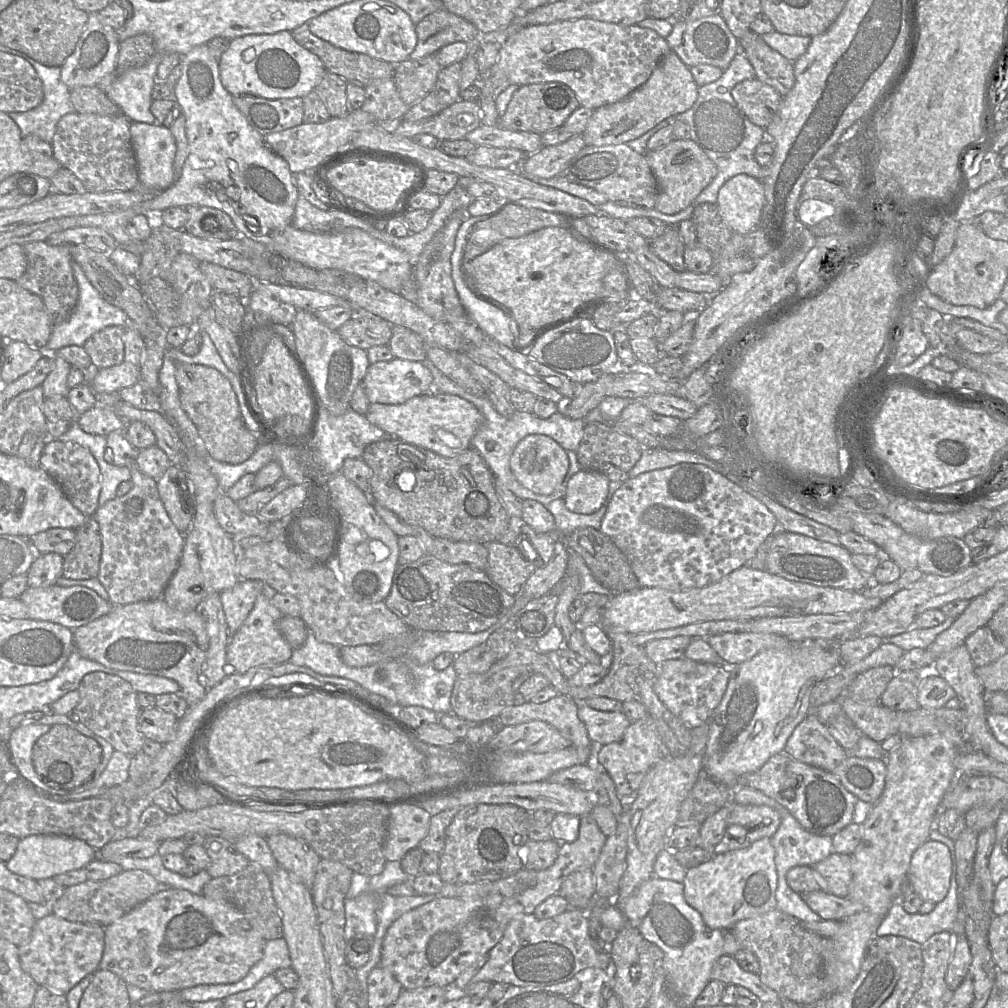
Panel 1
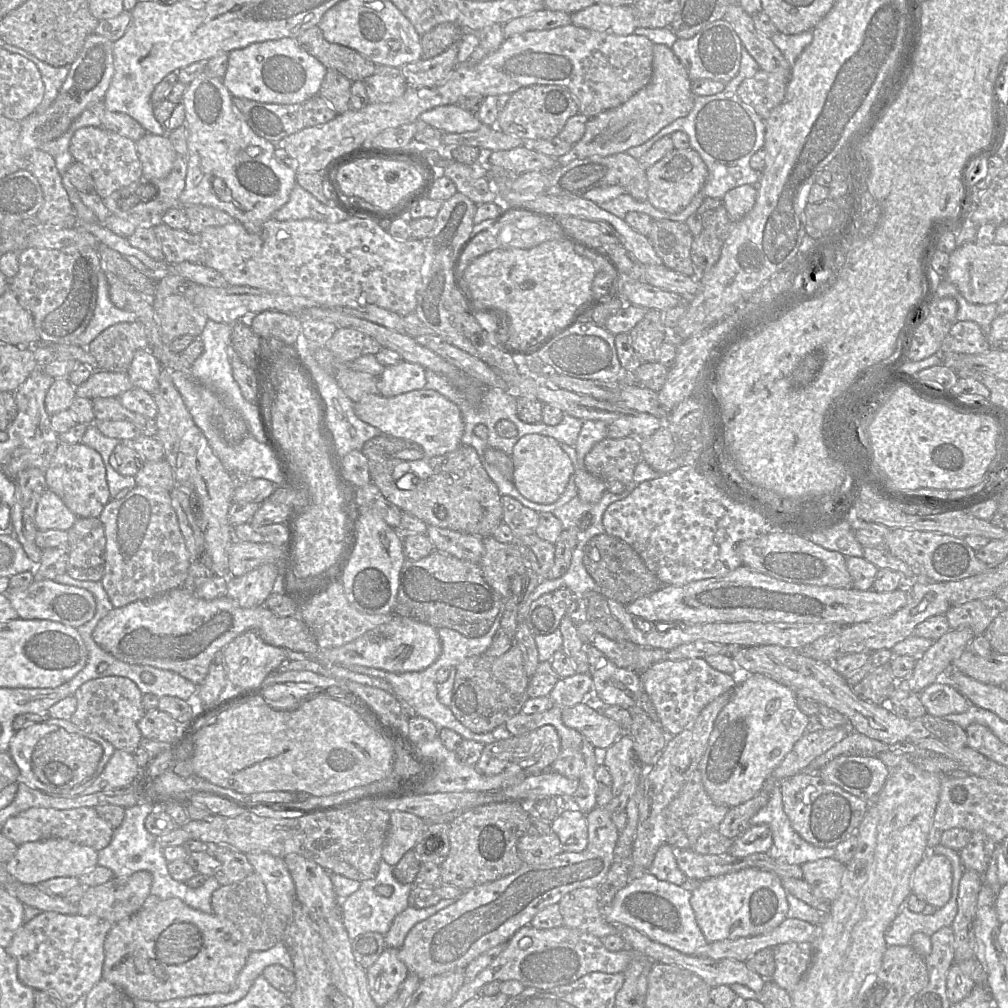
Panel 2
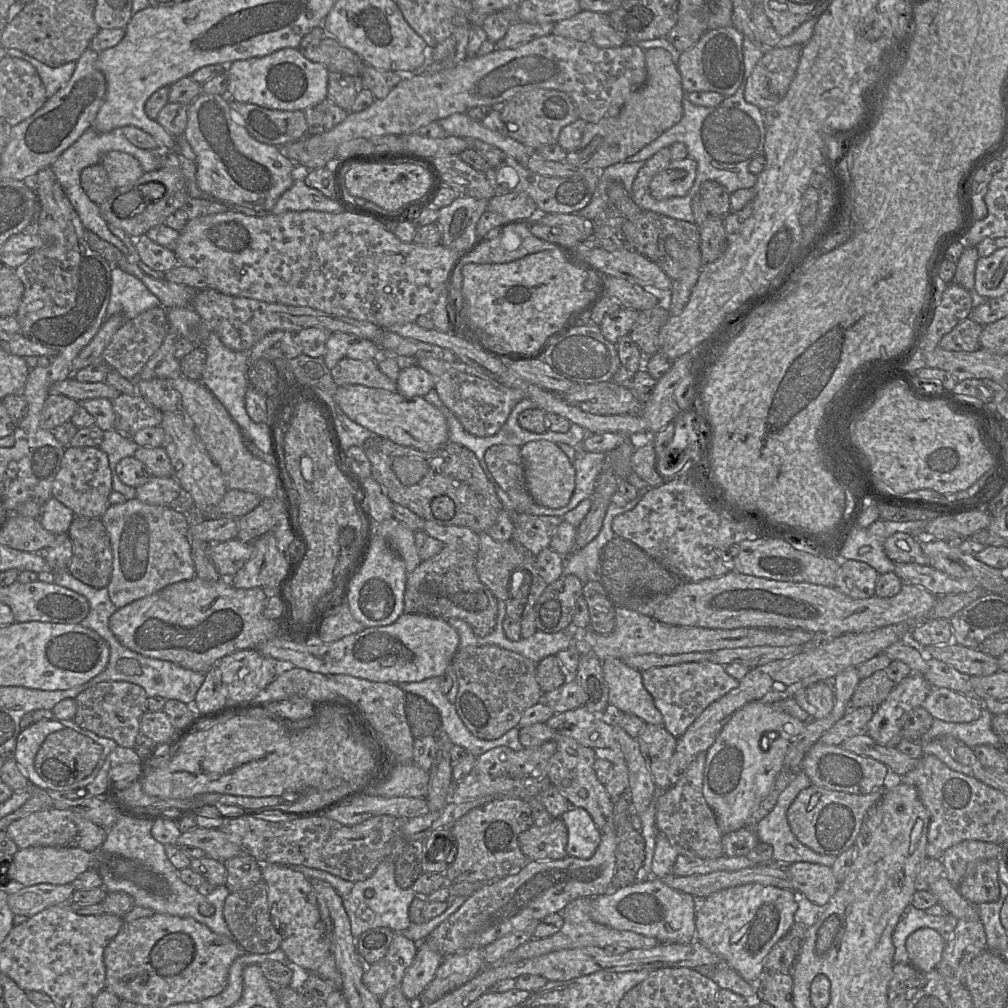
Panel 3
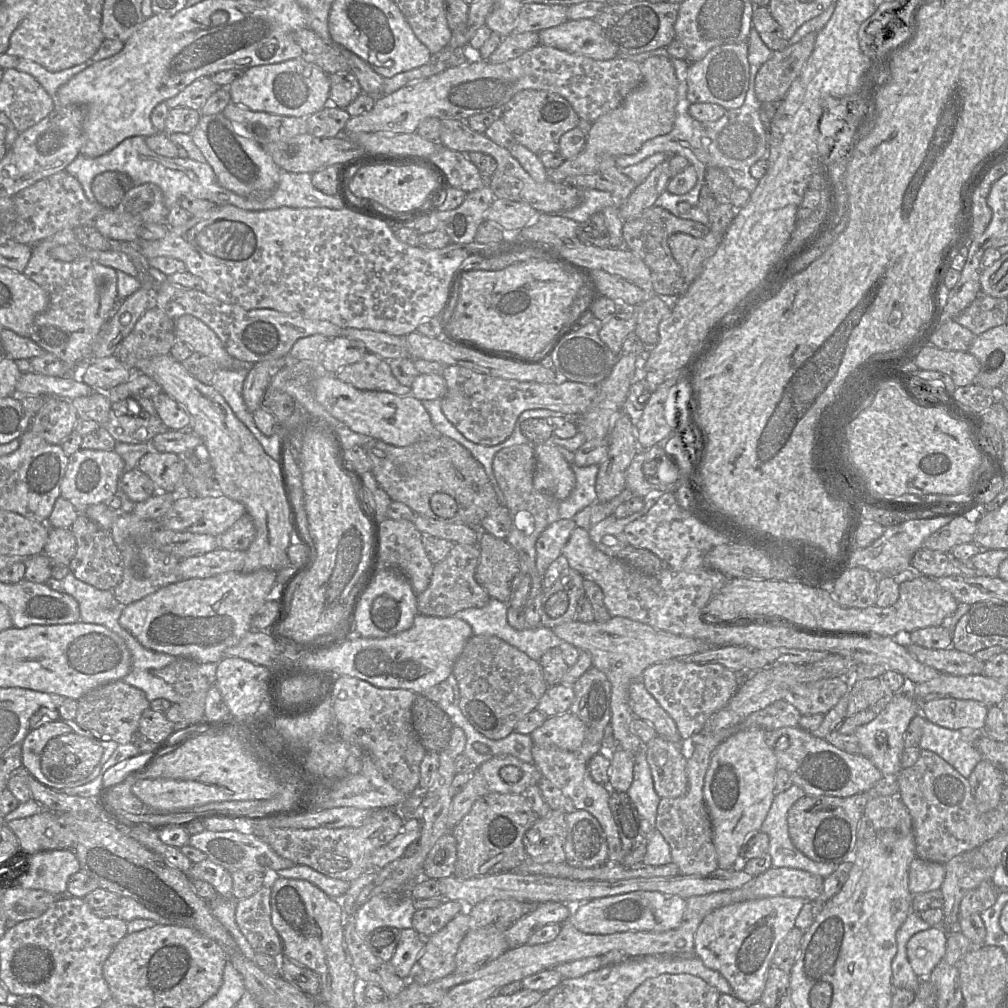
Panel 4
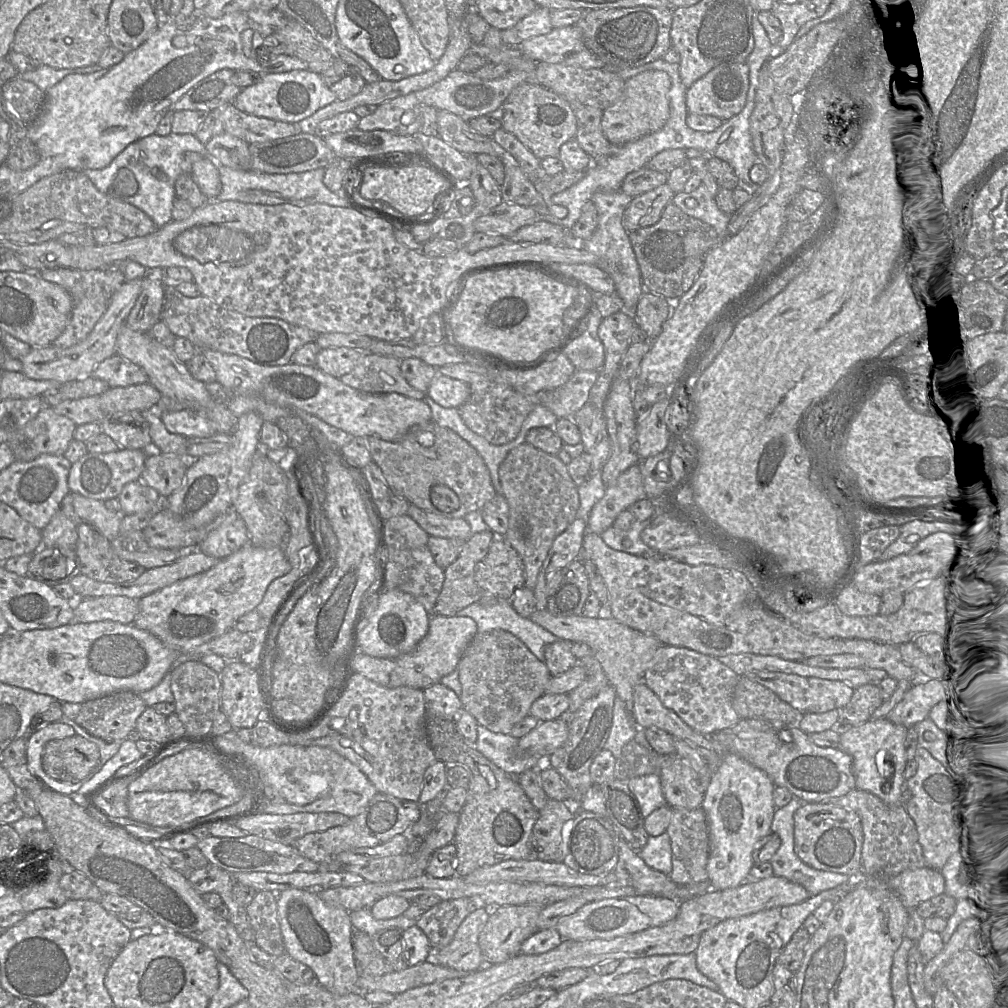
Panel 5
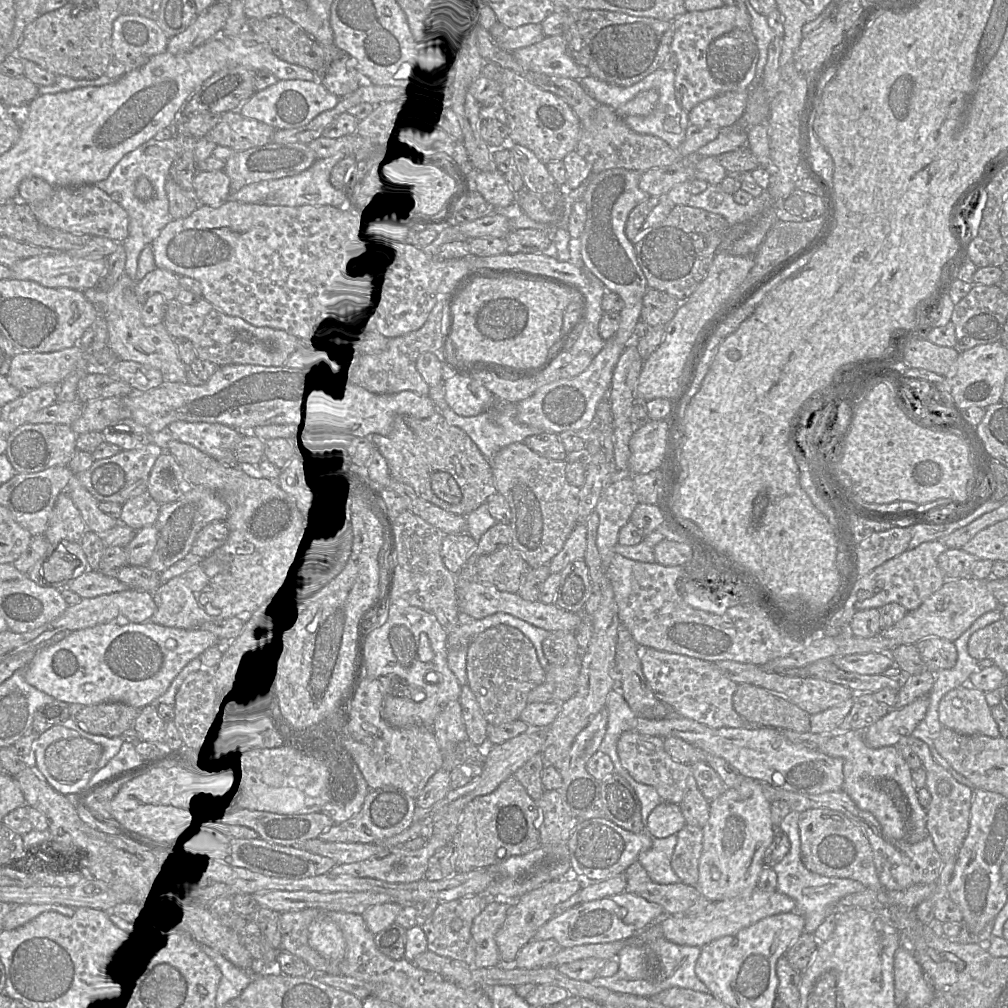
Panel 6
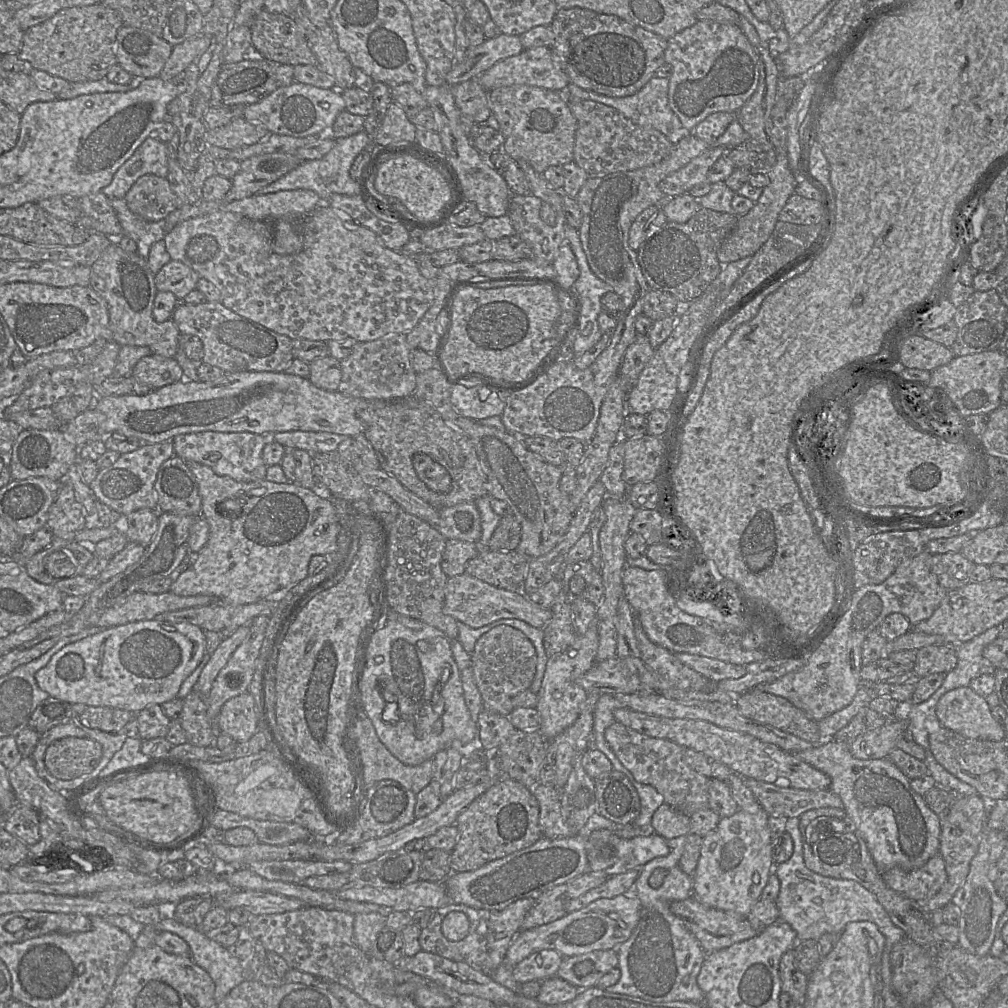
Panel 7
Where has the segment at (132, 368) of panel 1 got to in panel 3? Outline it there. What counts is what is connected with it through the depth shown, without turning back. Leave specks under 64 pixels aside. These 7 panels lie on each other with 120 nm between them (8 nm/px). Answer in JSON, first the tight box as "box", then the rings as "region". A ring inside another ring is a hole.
{"box":[50,376,120,402],"region":[[[70,376],[64,381],[55,383],[50,388],[50,394],[61,394],[83,402],[86,400],[107,398],[113,400],[120,393],[108,385],[106,382],[85,383],[77,381],[73,376]]]}

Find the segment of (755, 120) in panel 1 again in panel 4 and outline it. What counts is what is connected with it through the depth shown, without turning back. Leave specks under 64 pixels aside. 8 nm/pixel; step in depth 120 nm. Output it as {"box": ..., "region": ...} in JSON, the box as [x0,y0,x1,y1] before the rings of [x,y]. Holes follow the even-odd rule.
{"box":[755,32,818,103],"region":[[[810,32],[794,44],[772,52],[755,78],[755,94],[761,103],[779,103],[810,57],[818,32]]]}

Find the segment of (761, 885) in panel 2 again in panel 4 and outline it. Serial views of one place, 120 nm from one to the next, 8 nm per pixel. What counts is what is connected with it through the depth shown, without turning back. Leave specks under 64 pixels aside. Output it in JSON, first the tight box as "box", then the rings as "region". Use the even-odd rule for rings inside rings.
{"box":[694,896,806,1004],"region":[[[775,896],[718,908],[698,926],[694,936],[694,955],[728,981],[734,996],[748,1004],[757,1002],[777,946],[795,927],[795,920],[805,903],[806,900],[799,897]]]}

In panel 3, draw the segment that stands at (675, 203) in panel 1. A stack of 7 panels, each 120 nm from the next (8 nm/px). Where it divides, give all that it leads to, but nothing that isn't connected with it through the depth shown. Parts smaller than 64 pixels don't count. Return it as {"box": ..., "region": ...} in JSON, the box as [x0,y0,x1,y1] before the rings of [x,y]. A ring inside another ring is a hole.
{"box":[648,156,697,200],"region":[[[690,156],[671,160],[651,180],[648,191],[657,200],[685,196],[696,178],[697,162]]]}

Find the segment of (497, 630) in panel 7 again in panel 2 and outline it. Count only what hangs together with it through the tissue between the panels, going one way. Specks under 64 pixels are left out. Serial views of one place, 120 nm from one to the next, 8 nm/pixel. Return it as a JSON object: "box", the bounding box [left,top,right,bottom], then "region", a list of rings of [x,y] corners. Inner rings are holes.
{"box":[450,643,530,733],"region":[[[516,643],[499,657],[476,655],[466,658],[456,669],[450,709],[474,733],[487,733],[505,724],[508,719],[522,712],[525,702],[530,698],[527,692],[530,677],[525,672],[523,653]]]}

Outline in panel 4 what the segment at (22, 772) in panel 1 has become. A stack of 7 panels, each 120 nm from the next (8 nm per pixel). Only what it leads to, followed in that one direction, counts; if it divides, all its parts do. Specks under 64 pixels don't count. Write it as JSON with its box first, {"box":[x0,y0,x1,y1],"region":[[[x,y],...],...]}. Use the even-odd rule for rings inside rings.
{"box":[21,719,74,790],"region":[[[62,719],[43,722],[38,727],[31,729],[21,743],[23,770],[51,789],[59,790],[67,788],[67,784],[52,783],[45,777],[41,770],[41,757],[50,739],[71,732],[74,732],[73,729],[64,723]]]}

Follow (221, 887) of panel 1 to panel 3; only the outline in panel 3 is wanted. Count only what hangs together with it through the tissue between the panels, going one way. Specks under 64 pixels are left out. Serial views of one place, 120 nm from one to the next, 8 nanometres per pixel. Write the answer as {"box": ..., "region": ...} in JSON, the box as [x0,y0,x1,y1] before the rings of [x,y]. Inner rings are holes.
{"box":[223,880,281,954],"region":[[[262,880],[250,888],[230,892],[225,900],[223,915],[225,922],[243,952],[268,954],[280,948],[281,936],[270,916],[267,898],[267,885]]]}

